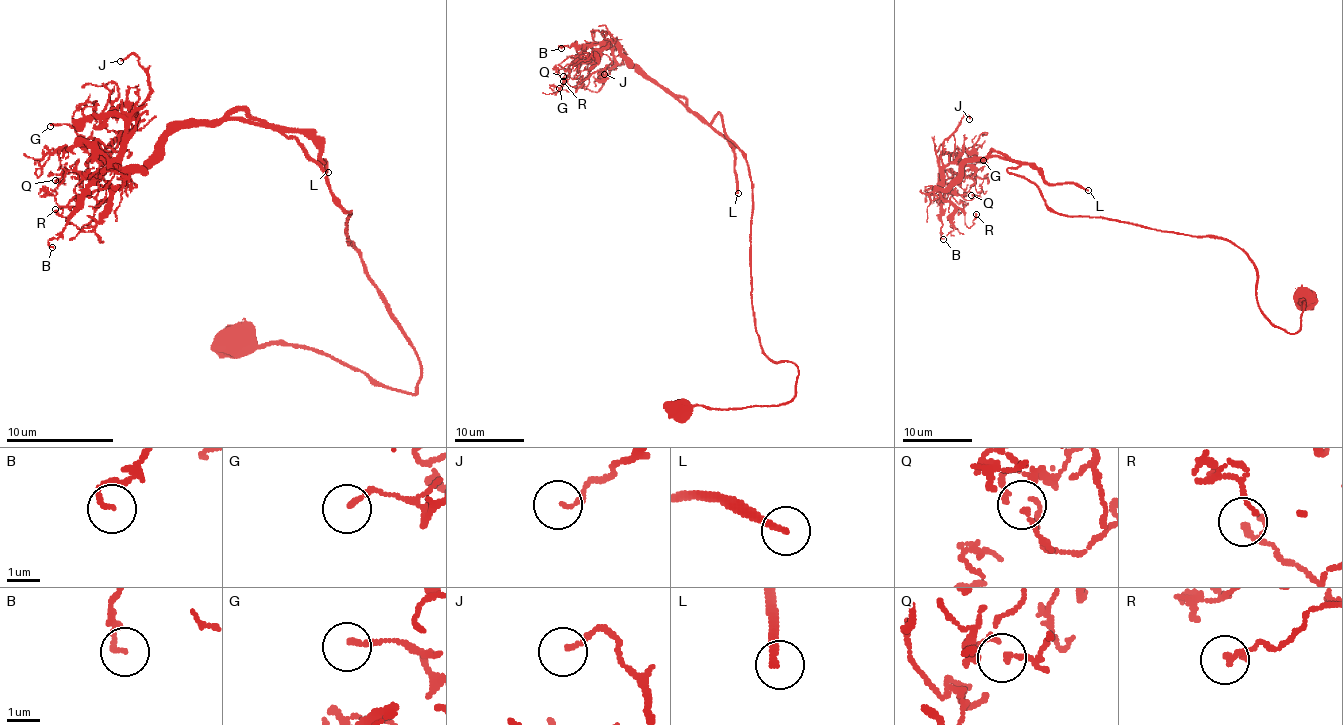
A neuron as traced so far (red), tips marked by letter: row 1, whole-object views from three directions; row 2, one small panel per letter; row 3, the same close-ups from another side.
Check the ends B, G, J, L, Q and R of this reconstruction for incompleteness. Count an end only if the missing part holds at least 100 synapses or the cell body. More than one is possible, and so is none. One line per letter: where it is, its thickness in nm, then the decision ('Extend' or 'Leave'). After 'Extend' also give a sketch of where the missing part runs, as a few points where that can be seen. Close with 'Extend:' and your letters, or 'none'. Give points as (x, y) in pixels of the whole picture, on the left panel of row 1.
B: Place: (52, 247). Thickness 140 nm. Leave
G: Place: (50, 126). Thickness 160 nm. Leave
J: Place: (120, 61). Thickness 120 nm. Leave
L: Place: (328, 172). Thickness 220 nm. Extend
Q: Place: (55, 180). Thickness 150 nm. Leave
R: Place: (55, 209). Thickness 140 nm. Leave
Extend: L

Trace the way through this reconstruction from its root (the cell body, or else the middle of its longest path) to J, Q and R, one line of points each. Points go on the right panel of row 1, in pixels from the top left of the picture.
J: (1305, 294), (1286, 333), (1239, 247), (1055, 213), (1013, 160), (971, 157), (938, 188), (942, 143), (969, 119)
Q: (1305, 294), (1286, 333), (1239, 247), (1055, 213), (1013, 160), (971, 157), (938, 188), (968, 176), (971, 195)
R: (1305, 294), (1286, 333), (1239, 247), (1055, 213), (1001, 157), (971, 157), (938, 190), (968, 227), (976, 214)

